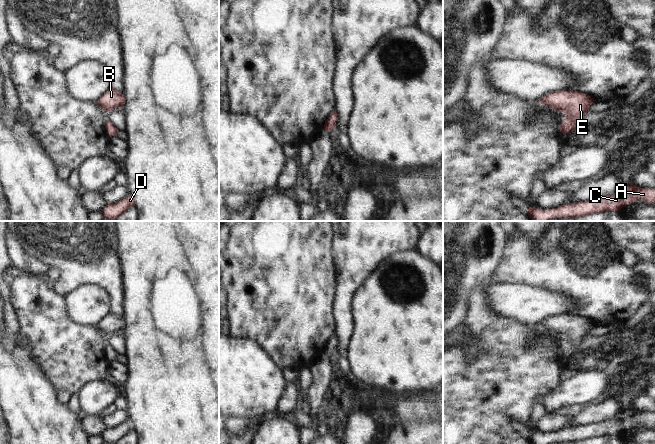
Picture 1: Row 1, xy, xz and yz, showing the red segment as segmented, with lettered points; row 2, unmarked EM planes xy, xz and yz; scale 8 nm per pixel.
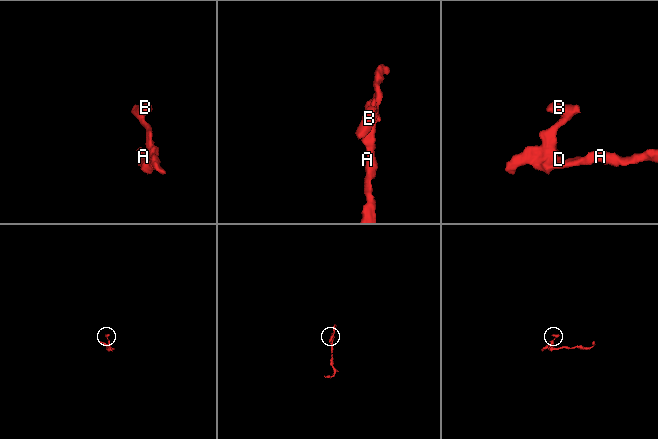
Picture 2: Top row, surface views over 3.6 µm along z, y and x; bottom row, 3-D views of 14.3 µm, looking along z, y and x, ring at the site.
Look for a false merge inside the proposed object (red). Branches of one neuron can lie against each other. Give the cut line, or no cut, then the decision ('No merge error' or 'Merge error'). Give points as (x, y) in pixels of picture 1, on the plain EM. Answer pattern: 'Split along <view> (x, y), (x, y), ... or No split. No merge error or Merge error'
No split. No merge error

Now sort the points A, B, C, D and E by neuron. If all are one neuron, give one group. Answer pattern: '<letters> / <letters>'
A B C D E

